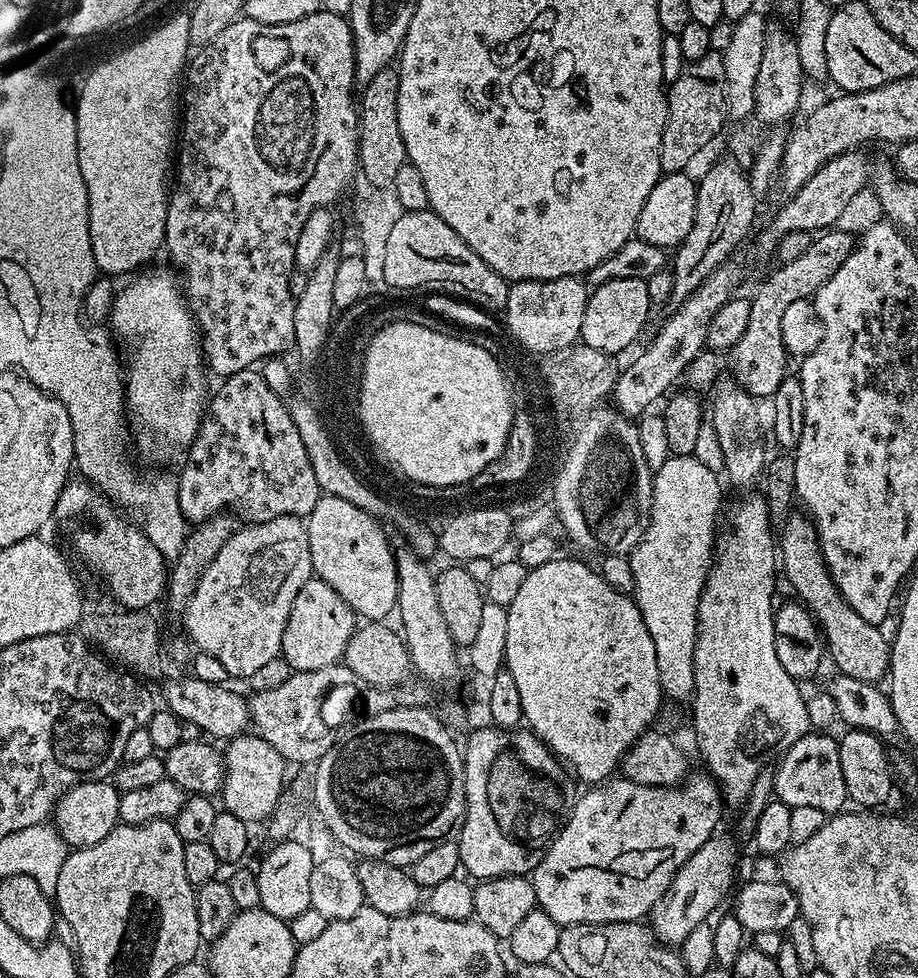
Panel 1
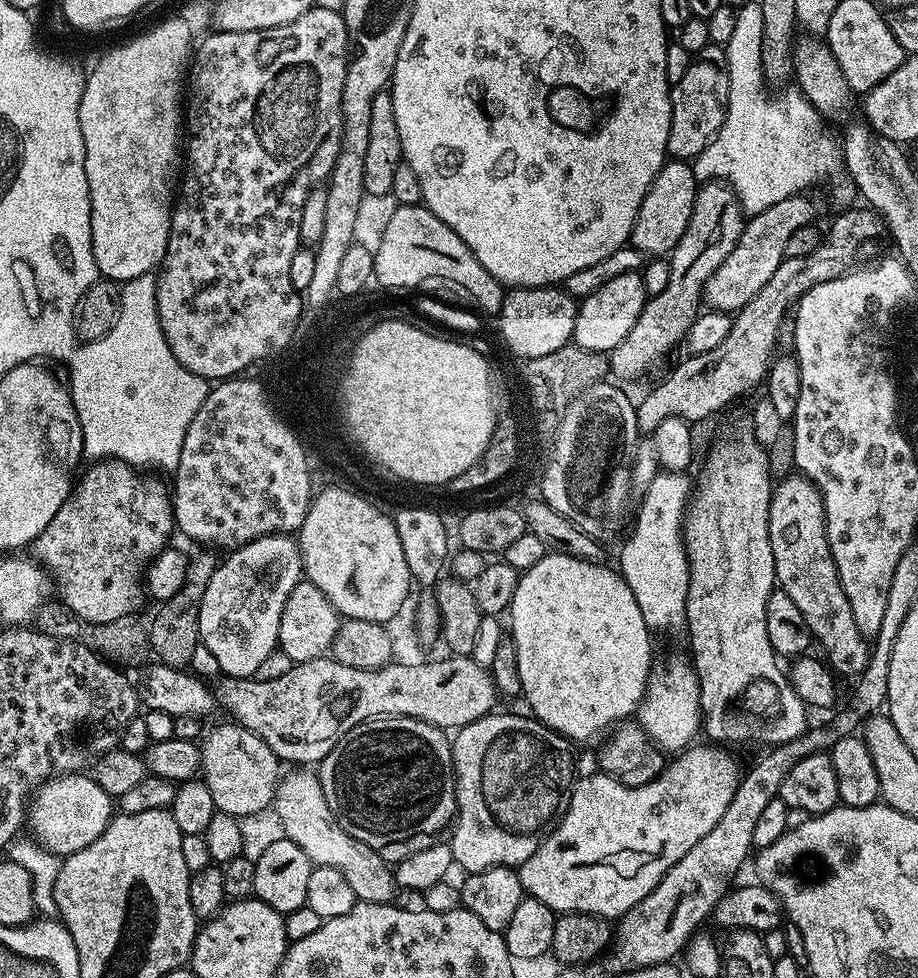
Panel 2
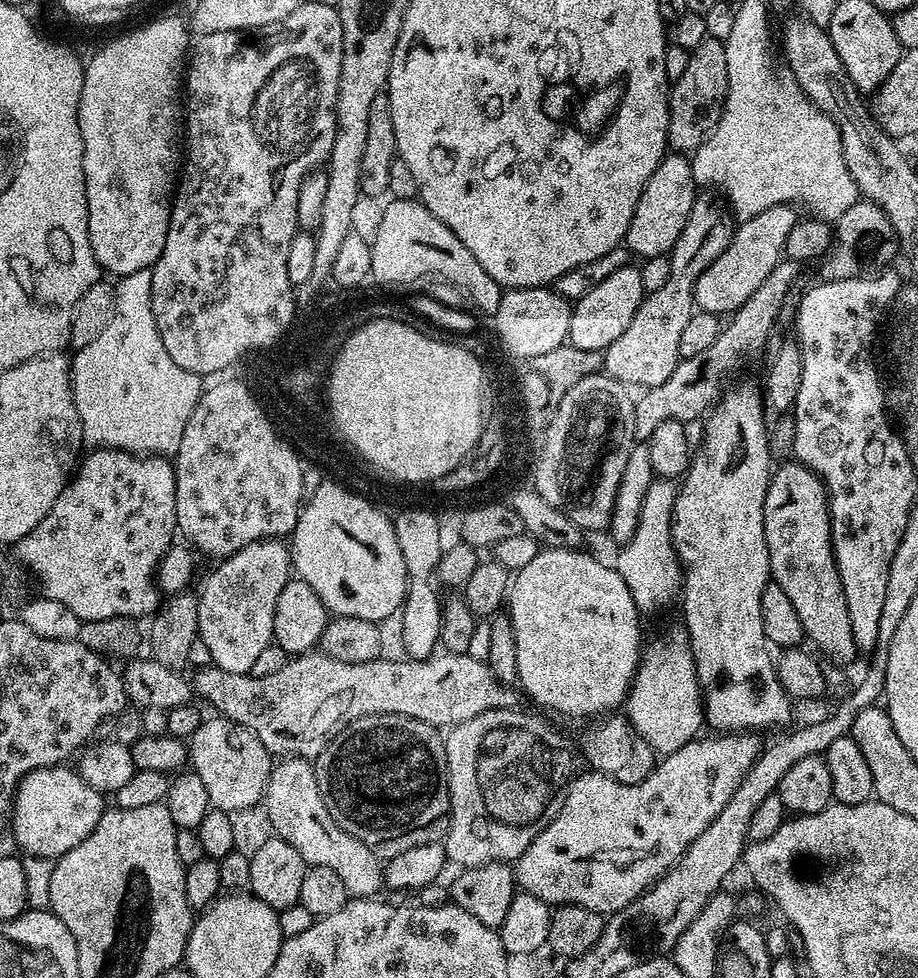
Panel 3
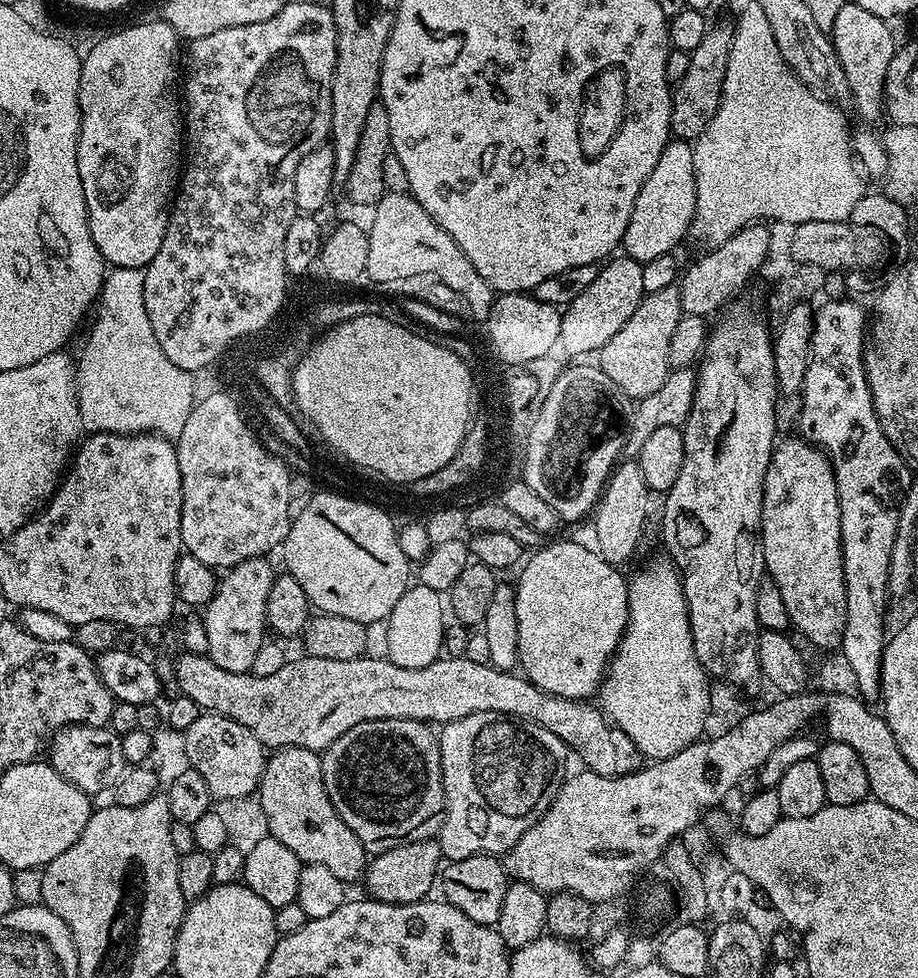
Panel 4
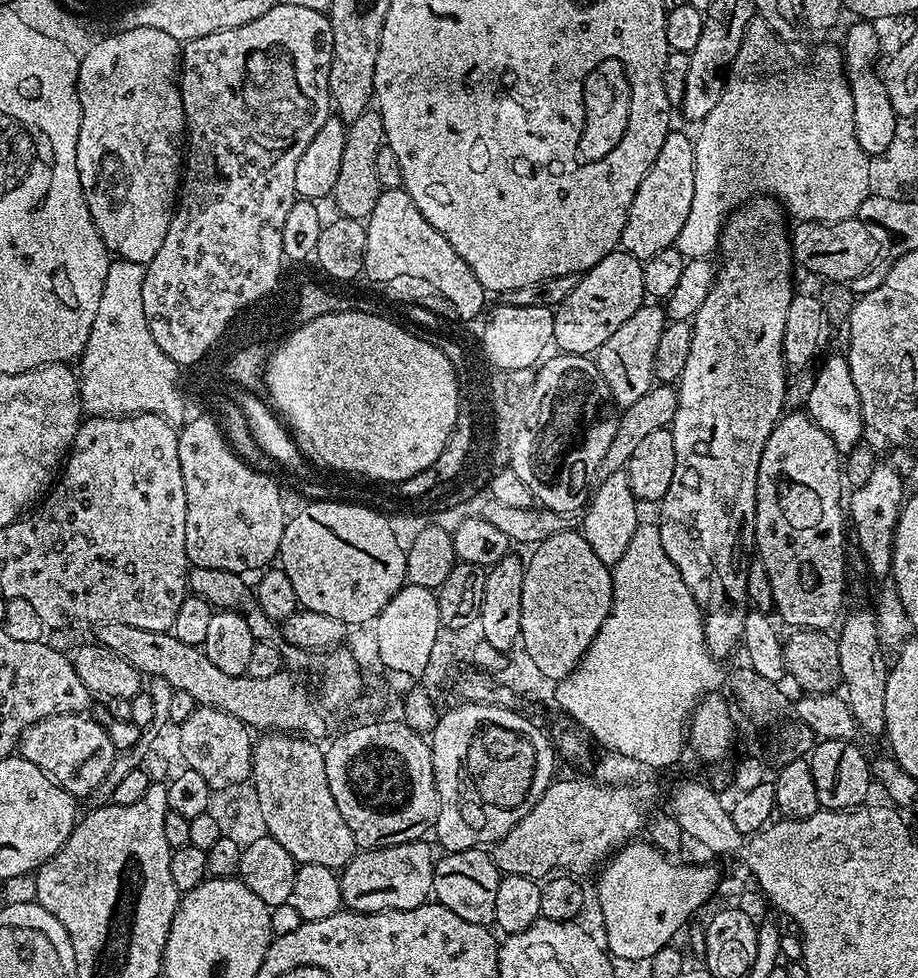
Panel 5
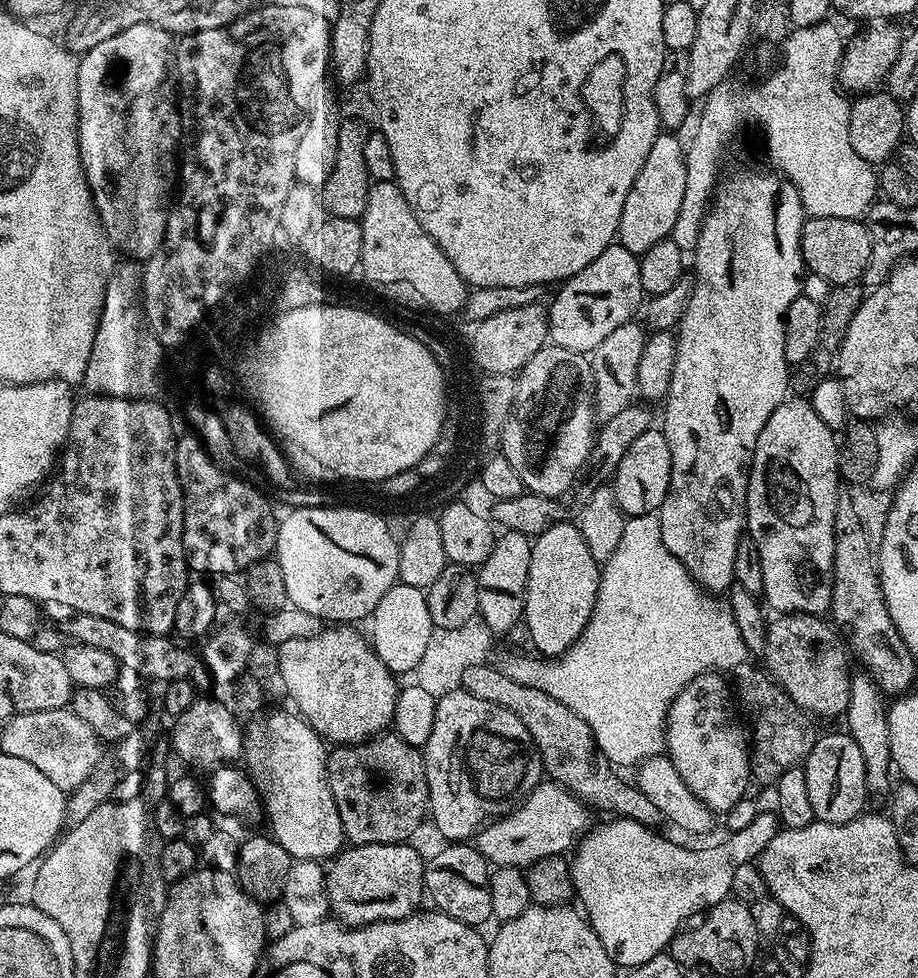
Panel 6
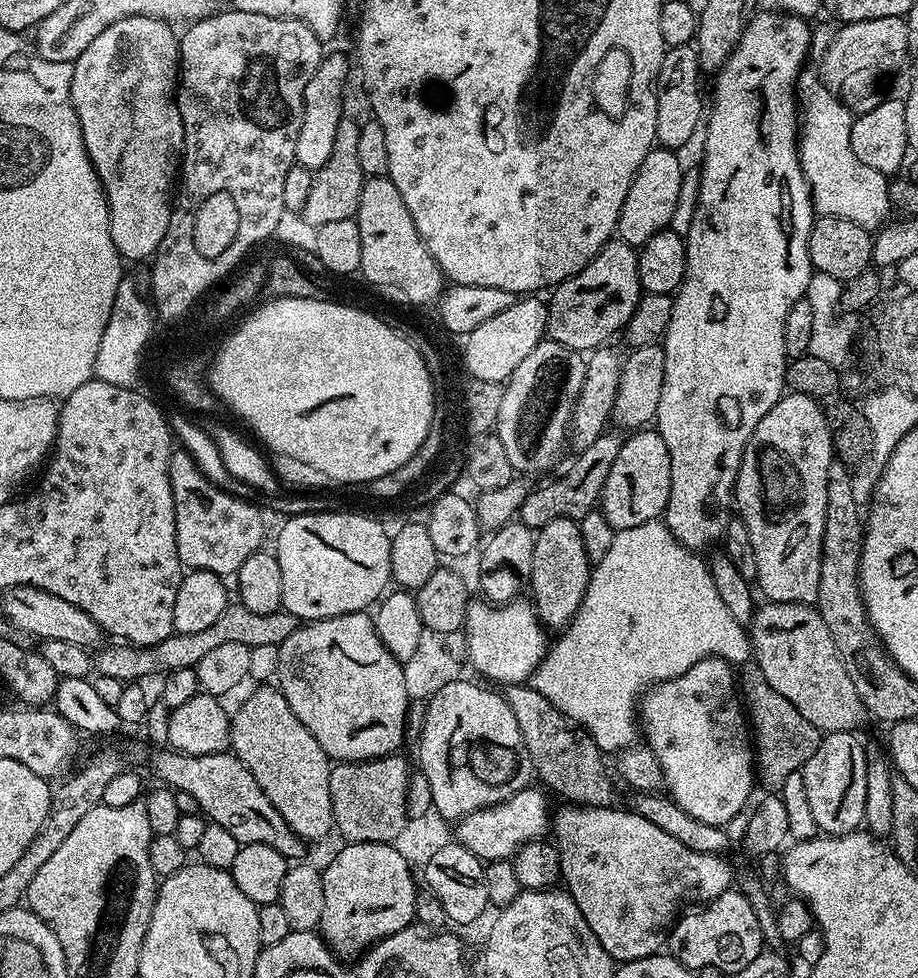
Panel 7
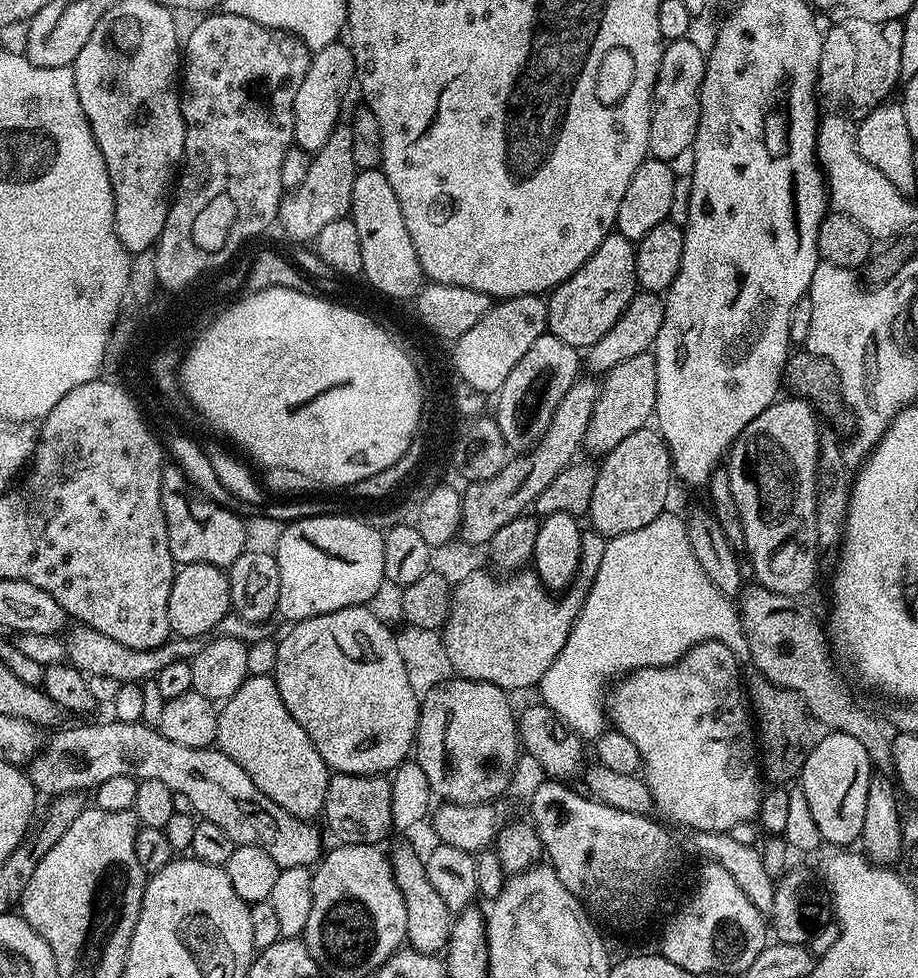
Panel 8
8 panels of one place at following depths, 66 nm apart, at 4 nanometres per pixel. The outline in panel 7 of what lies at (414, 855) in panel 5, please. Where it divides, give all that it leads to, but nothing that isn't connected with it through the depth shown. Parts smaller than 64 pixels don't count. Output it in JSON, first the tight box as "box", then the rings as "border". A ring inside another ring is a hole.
{"box":[318,844,418,958],"border":[[[349,844],[343,845],[344,849],[329,862],[328,865],[323,865],[320,877],[322,878],[322,916],[318,925],[319,935],[324,937],[324,943],[336,953],[340,958],[356,958],[368,951],[373,944],[378,943],[382,937],[394,934],[398,930],[409,927],[417,919],[416,904],[418,892],[416,892],[416,880],[412,877],[414,868],[408,864],[406,858],[398,854],[398,850],[393,848],[392,844]]]}

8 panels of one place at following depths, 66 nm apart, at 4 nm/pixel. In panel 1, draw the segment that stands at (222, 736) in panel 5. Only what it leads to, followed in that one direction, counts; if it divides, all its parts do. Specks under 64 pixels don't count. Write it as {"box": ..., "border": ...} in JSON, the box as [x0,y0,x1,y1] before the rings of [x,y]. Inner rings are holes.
{"box":[223,734,286,826],"border":[[[245,734],[227,741],[223,749],[224,757],[224,796],[223,811],[242,818],[249,826],[267,821],[275,810],[278,800],[286,789],[284,768],[286,762],[270,742],[266,742],[259,734]]]}

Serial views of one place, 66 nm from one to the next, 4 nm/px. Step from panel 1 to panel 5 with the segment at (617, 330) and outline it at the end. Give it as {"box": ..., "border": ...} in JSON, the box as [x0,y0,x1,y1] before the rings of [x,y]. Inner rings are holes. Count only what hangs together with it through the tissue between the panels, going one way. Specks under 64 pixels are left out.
{"box":[552,250,646,356],"border":[[[617,250],[606,254],[602,262],[595,264],[588,272],[580,276],[578,286],[555,308],[554,334],[552,339],[561,353],[572,352],[575,356],[588,356],[646,303],[646,293],[642,286],[643,263],[630,253]]]}

